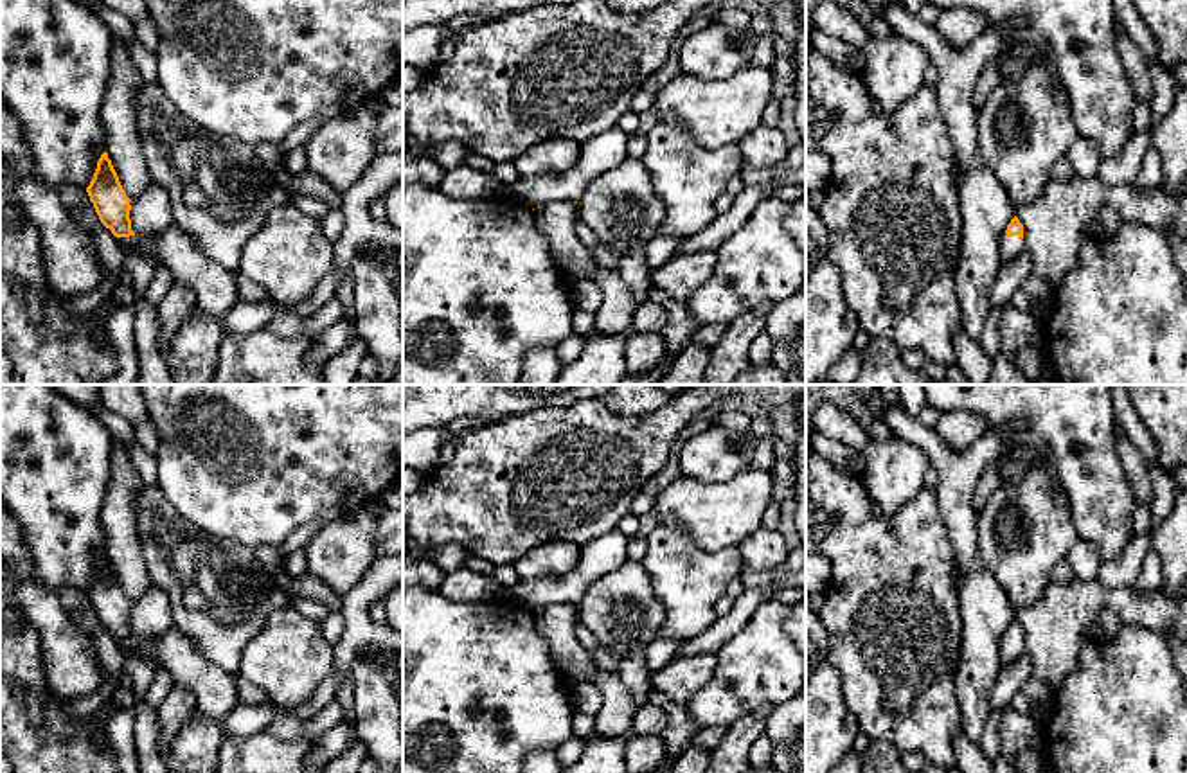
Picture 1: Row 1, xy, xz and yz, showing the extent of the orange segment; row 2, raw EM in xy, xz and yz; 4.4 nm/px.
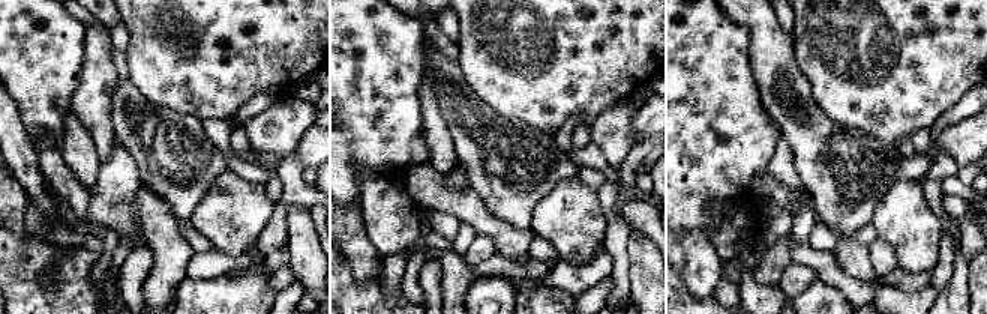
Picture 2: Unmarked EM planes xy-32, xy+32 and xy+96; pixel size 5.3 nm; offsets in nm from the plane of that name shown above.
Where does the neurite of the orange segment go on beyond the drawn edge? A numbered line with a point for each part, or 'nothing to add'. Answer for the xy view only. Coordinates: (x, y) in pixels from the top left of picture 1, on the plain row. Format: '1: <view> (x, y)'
1: xy (195, 748)

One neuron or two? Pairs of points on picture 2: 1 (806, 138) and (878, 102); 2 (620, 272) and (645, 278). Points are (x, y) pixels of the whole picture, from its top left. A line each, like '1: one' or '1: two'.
1: two
2: two

